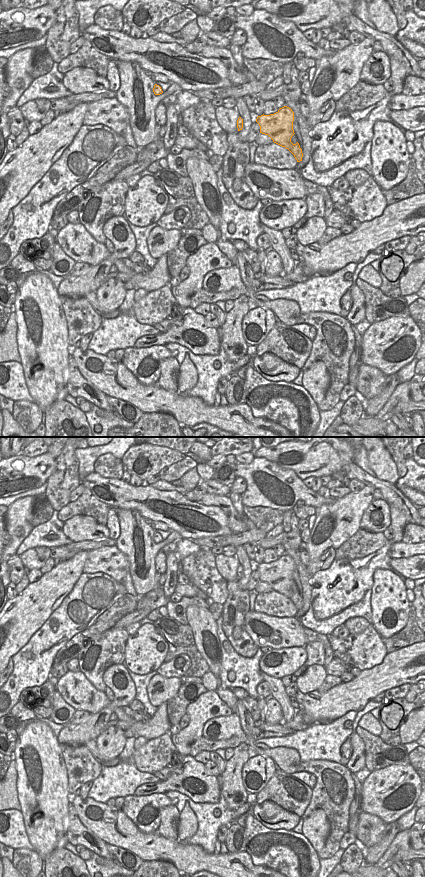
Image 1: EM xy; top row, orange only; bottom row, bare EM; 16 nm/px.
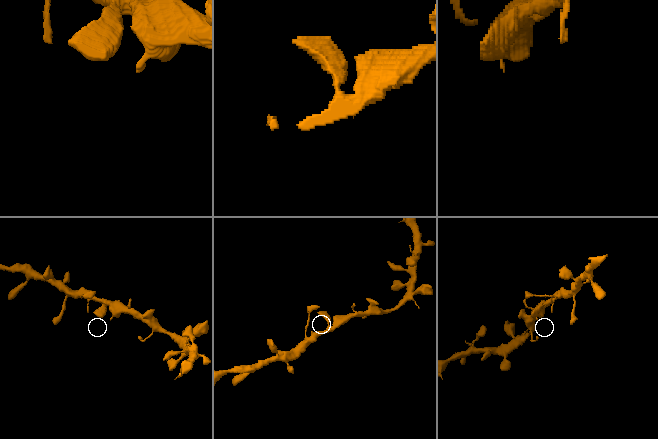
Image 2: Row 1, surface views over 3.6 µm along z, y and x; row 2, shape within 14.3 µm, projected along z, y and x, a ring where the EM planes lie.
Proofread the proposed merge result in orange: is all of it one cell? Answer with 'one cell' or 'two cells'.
one cell

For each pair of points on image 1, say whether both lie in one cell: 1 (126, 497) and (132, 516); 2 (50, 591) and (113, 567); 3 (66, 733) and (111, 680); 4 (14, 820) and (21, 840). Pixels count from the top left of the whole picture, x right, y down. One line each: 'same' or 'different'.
1: different
2: different
3: same
4: same

